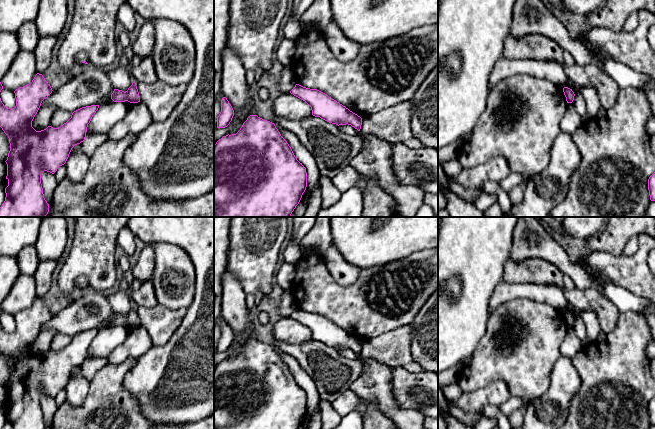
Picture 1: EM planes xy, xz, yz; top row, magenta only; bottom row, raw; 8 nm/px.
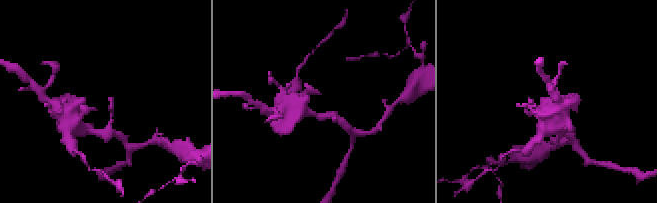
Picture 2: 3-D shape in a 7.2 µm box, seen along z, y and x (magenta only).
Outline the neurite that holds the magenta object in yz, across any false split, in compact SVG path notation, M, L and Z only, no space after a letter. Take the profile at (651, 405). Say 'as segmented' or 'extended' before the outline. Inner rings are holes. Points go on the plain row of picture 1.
as segmented; M655 396L648 403L650 424L655 425Z

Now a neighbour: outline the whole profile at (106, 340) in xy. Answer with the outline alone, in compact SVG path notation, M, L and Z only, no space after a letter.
M113 326L99 330L87 351L86 360L91 357L107 358L119 345L123 344L130 330L126 326Z

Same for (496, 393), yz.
M499 380L484 388L469 393L462 393L455 403L467 413L481 414L485 405L500 406L510 397L506 383Z

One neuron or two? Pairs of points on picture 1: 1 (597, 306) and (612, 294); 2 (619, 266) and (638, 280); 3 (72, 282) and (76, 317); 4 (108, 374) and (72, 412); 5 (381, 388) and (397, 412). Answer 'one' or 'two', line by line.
1: two
2: one
3: two
4: one
5: one

